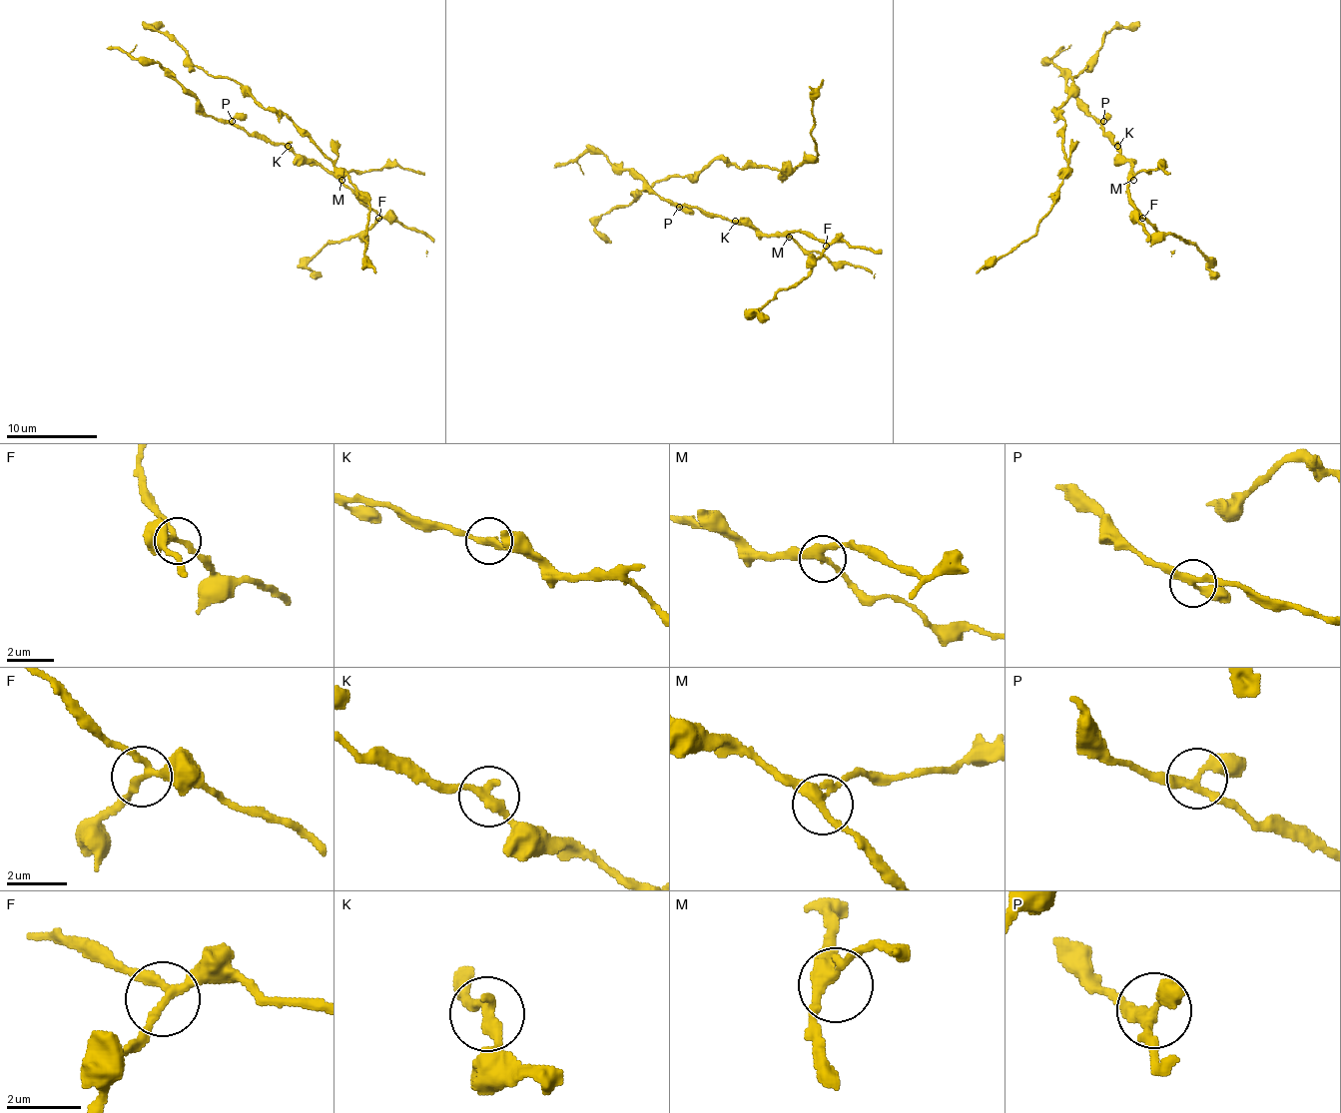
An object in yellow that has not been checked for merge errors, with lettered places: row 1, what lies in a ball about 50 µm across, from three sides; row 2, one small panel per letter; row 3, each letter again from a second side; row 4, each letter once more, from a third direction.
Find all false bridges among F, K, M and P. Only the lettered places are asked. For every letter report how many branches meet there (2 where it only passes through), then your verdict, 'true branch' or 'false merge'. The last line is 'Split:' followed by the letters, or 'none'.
F: 3 branches meet; true branch
K: 2 branches meet; true branch
M: 3 branches meet; true branch
P: 3 branches meet; true branch
Split: none

